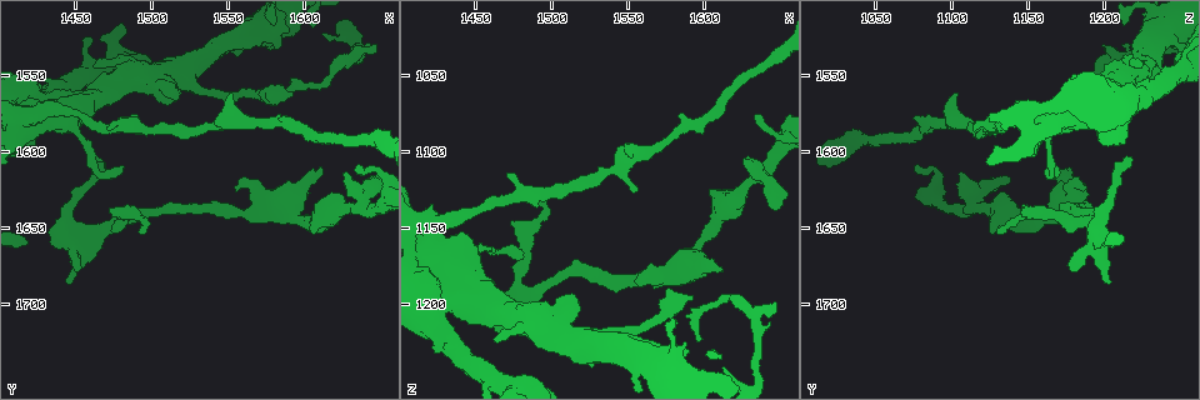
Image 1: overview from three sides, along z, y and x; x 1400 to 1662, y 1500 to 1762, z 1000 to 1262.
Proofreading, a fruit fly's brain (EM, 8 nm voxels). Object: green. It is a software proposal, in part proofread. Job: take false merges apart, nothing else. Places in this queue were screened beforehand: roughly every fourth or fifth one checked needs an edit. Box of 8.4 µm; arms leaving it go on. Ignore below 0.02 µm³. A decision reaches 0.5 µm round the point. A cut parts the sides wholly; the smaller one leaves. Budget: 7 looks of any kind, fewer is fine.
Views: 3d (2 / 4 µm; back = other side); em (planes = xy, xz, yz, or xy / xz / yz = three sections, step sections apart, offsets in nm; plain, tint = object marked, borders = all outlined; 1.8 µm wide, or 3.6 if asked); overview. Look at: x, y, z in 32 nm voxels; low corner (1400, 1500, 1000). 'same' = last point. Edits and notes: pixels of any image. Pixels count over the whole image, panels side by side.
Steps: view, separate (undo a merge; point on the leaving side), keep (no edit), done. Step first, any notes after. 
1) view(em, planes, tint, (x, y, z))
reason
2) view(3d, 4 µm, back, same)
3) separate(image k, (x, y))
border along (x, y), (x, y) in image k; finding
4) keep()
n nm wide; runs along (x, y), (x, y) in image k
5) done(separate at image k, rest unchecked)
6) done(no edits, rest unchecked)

view(3d, 2 µm, (1634, 1638, 1116))
three arms meet

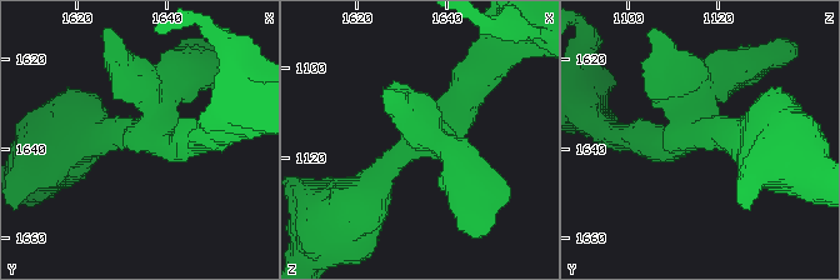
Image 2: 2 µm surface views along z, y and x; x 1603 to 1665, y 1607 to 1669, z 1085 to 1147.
view(em, planes, plain, (1635, 1637, 1115))

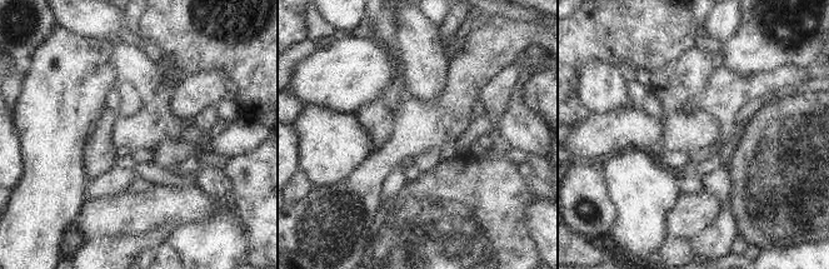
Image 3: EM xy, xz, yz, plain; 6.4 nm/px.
view(em, planes, tint, same)
with the object marked

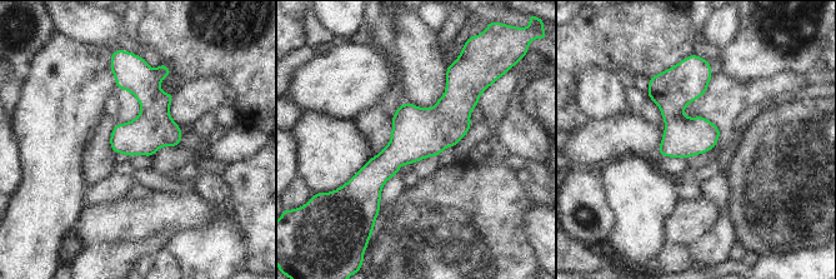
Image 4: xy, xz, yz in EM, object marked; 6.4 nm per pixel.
keep()
runs along (455, 76), (374, 202) in image 4; one neuron here

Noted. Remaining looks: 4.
view(3d, 2 µm, (1566, 1562, 1212))
thick turns thin

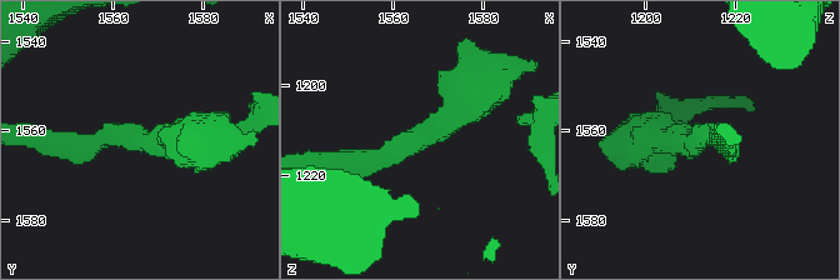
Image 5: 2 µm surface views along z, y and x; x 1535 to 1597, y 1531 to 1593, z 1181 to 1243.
view(em, planes, plain, (1566, 1561, 1212))

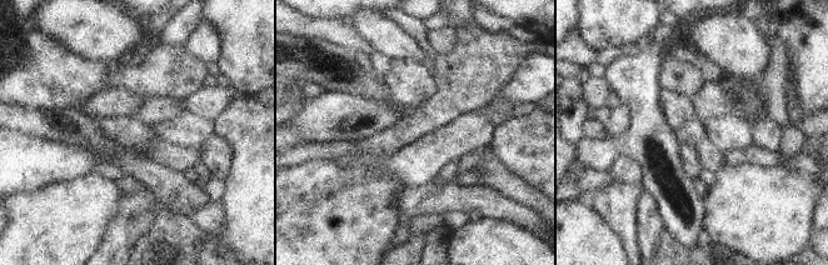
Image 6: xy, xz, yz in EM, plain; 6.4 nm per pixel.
view(em, planes, tint, same)

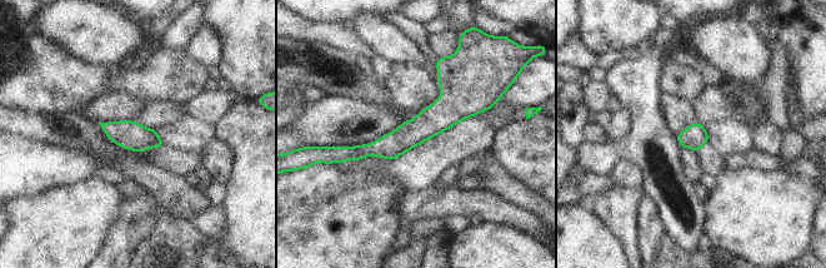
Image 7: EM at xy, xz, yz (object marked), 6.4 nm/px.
keep()
runs along (485, 105), (344, 153) in image 7; one neuron here

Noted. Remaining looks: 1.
view(em, 3.6 µm, xy, step 16, tint, (1458, 1578, 1136))

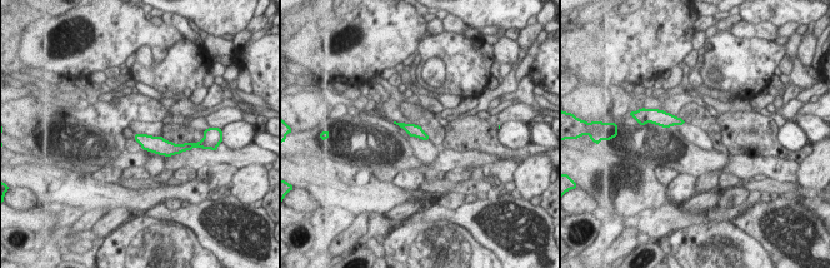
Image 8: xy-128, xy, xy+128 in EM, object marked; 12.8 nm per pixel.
keep()
one neuron here

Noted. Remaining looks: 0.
done(no edits, rest unchecked)

